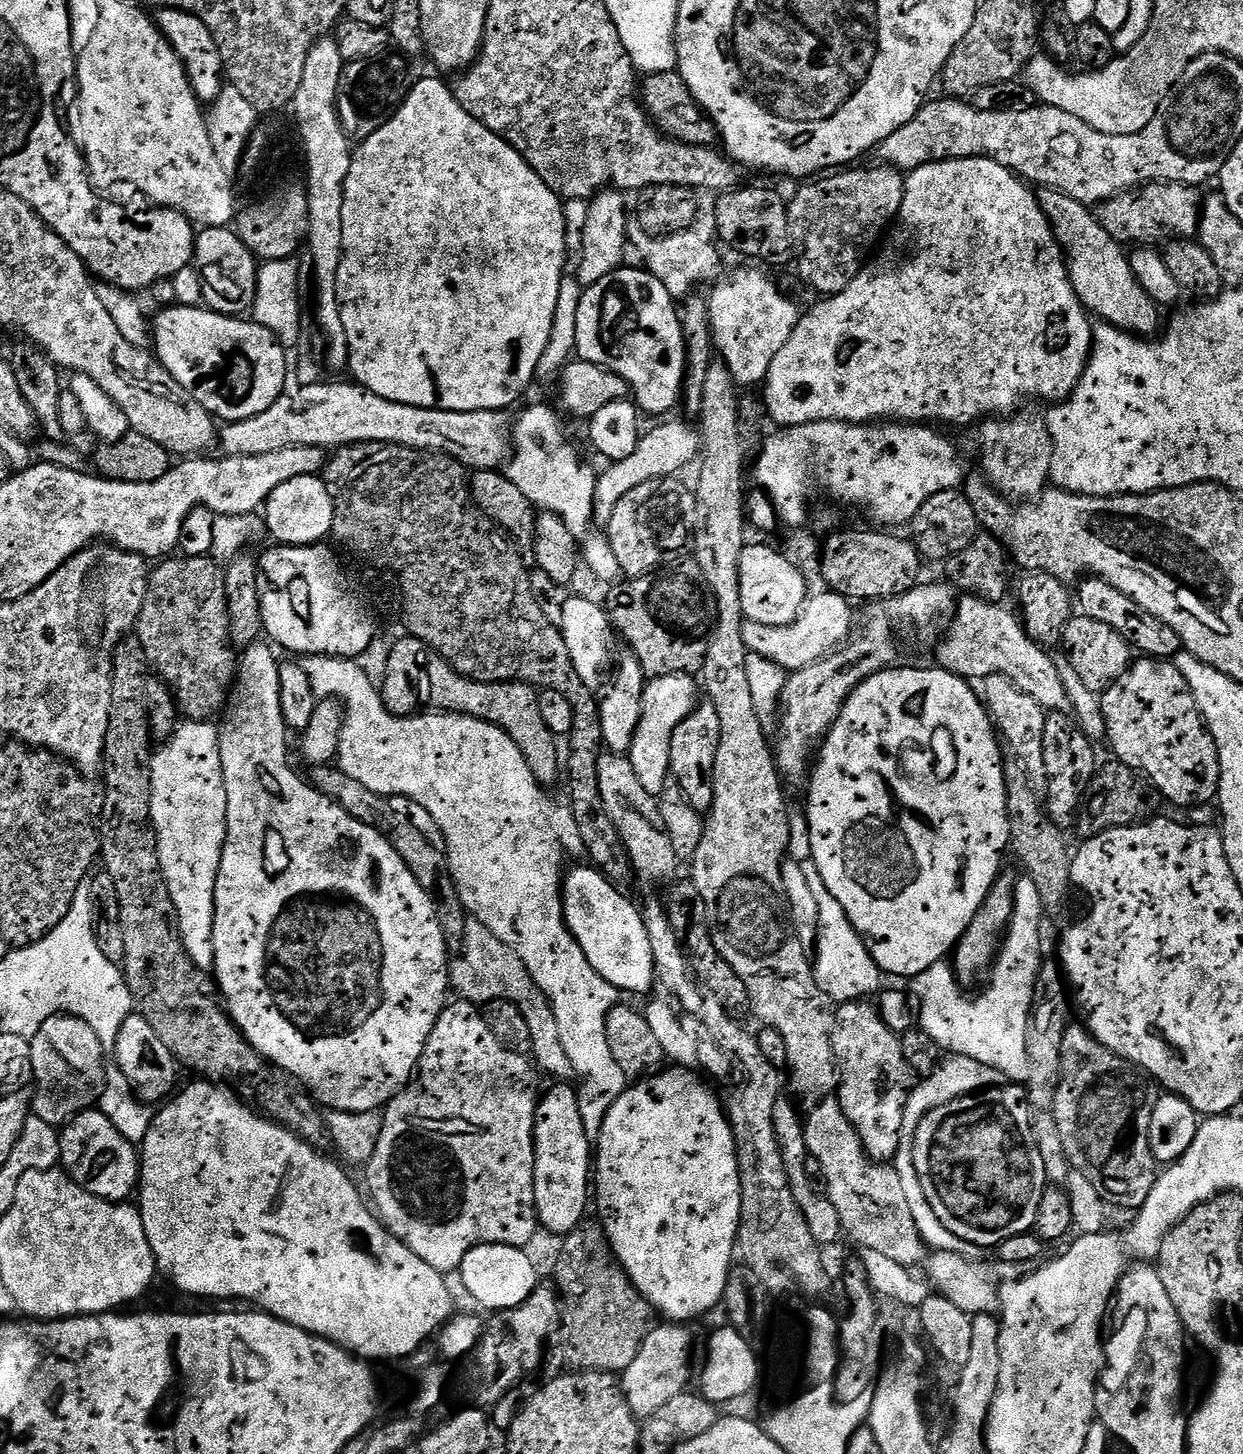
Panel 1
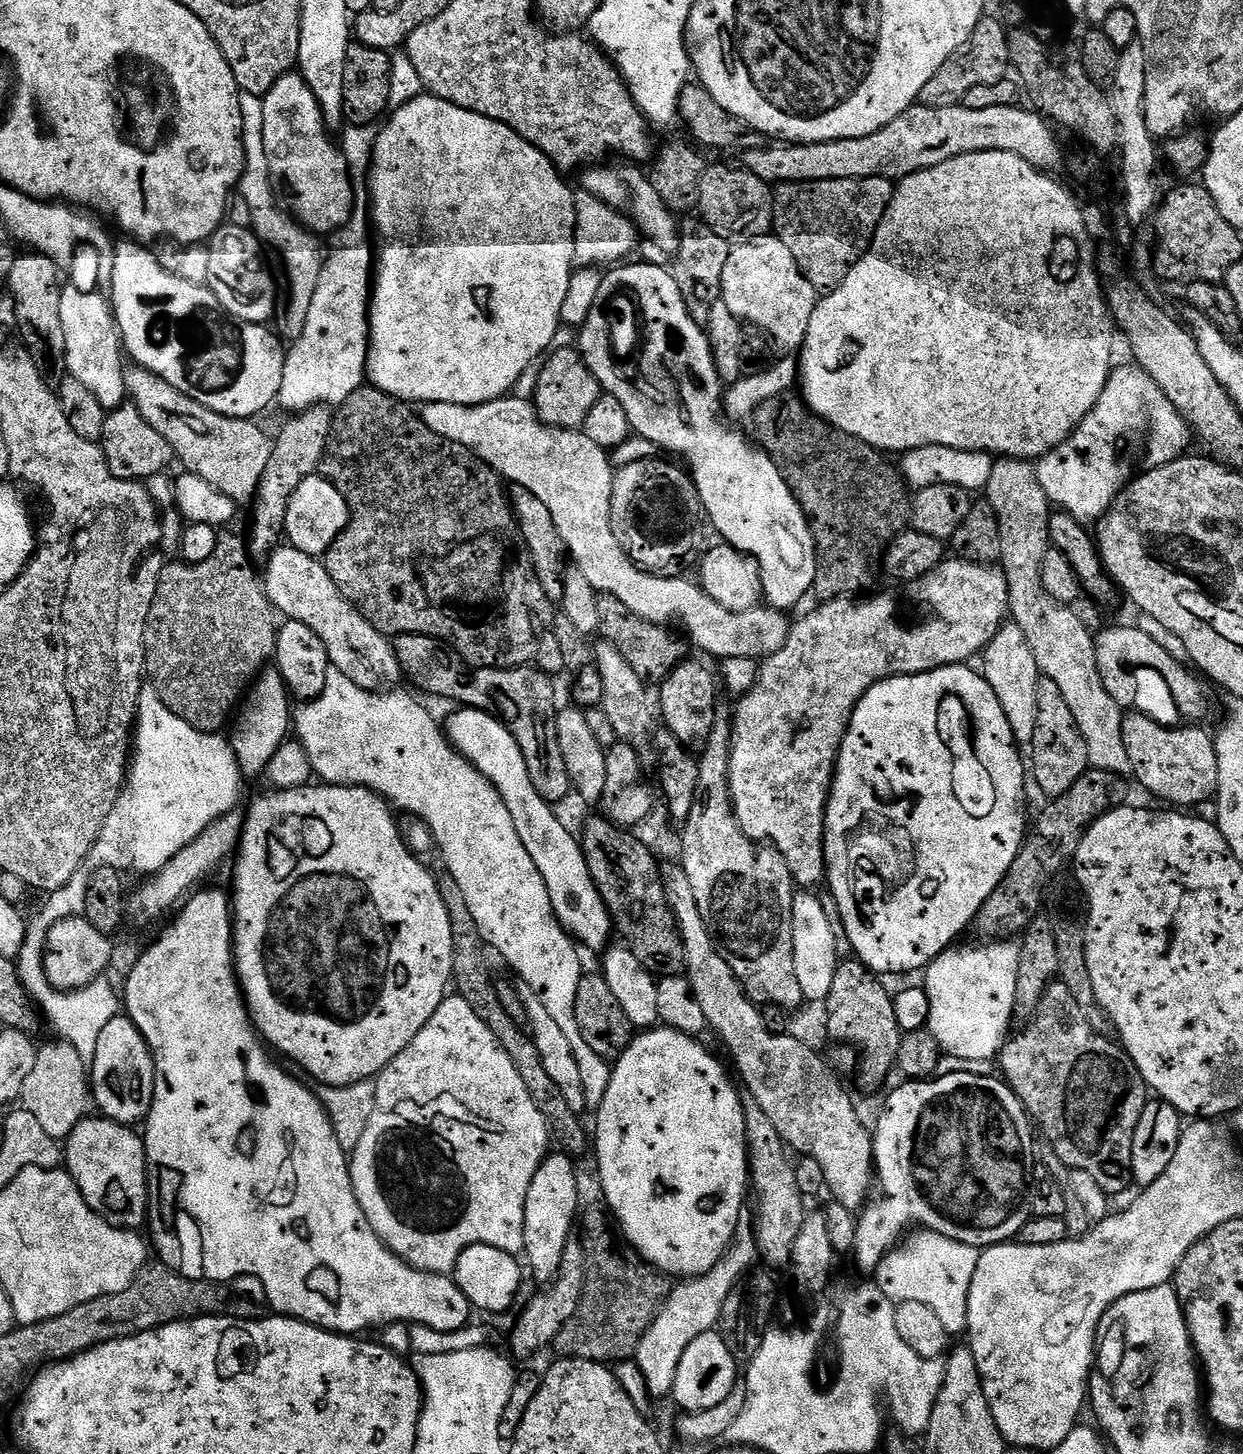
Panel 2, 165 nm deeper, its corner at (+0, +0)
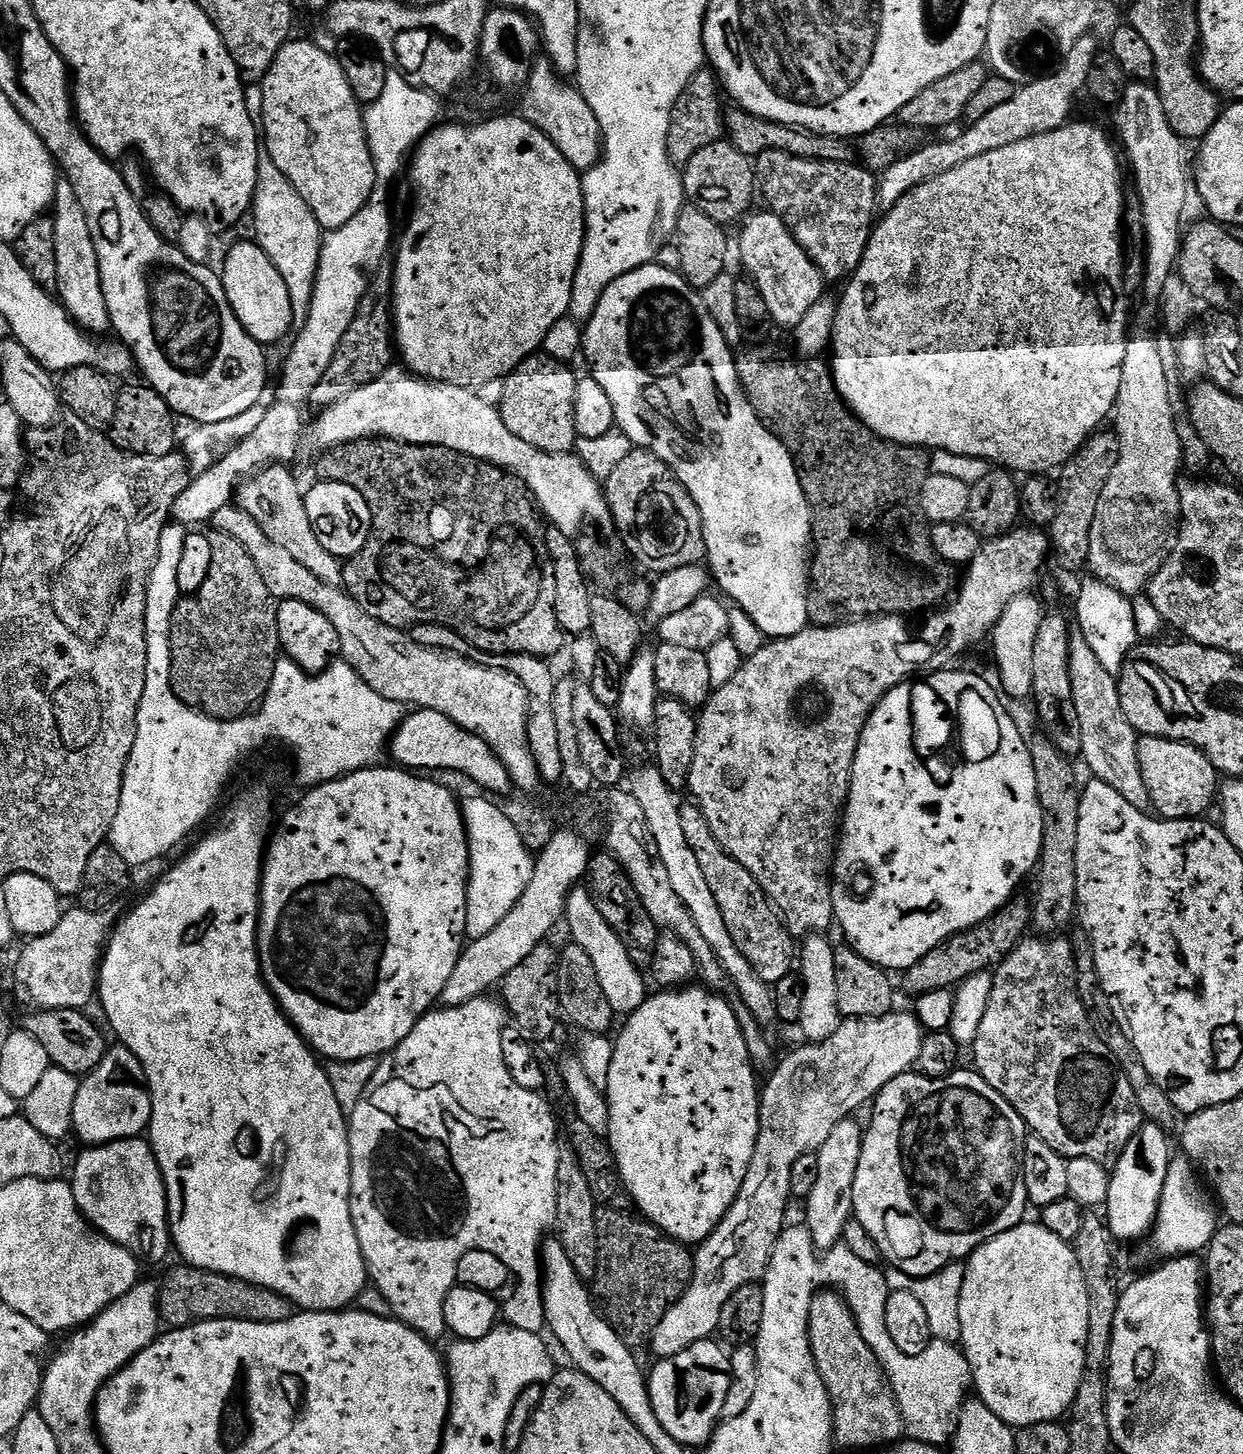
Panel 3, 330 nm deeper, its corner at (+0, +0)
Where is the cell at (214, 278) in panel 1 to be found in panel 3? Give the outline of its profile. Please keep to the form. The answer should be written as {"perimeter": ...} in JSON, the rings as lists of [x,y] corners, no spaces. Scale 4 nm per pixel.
{"perimeter":[[[236,242],[229,250],[228,257],[222,267],[224,293],[246,334],[259,344],[271,346],[284,335],[292,332],[292,307],[290,306],[290,290],[286,290],[286,282],[282,282],[282,274],[274,270],[274,262],[266,258],[260,245],[255,242]]]}

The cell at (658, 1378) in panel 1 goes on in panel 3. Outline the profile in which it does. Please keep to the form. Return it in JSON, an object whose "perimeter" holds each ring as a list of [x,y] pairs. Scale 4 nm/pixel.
{"perimeter":[[[893,1010],[878,1018],[861,1020],[844,1018],[841,1019],[838,1030],[830,1034],[830,1038],[820,1044],[801,1043],[801,1048],[794,1049],[765,1084],[763,1081],[760,1088],[760,1129],[758,1142],[754,1146],[754,1158],[750,1158],[750,1170],[746,1170],[746,1178],[720,1225],[695,1249],[690,1286],[682,1294],[682,1298],[678,1298],[678,1302],[674,1302],[670,1310],[666,1310],[662,1322],[658,1322],[658,1326],[652,1331],[650,1347],[657,1352],[657,1357],[682,1354],[682,1350],[694,1346],[700,1340],[709,1339],[716,1332],[722,1306],[730,1302],[730,1294],[734,1294],[734,1290],[742,1290],[742,1286],[747,1284],[763,1281],[770,1254],[786,1227],[784,1215],[788,1212],[788,1200],[793,1199],[790,1169],[794,1162],[798,1162],[798,1158],[819,1152],[822,1142],[830,1138],[838,1122],[856,1114],[864,1103],[867,1105],[875,1101],[878,1093],[888,1083],[909,1071],[916,1063],[925,1035],[925,1029],[921,1028],[919,1020],[911,1011]]]}

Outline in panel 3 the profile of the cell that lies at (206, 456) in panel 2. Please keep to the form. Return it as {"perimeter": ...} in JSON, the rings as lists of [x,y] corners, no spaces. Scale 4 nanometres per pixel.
{"perimeter":[[[269,465],[251,477],[250,482],[239,486],[235,495],[237,507],[243,509],[258,526],[262,526],[262,534],[274,542],[274,546],[282,546],[294,557],[294,562],[306,566],[314,578],[322,578],[326,586],[339,588],[344,583],[344,564],[341,557],[330,554],[318,542],[318,534],[314,534],[314,526],[310,526],[310,514],[306,514],[303,489],[299,488],[292,471],[287,465]]]}

